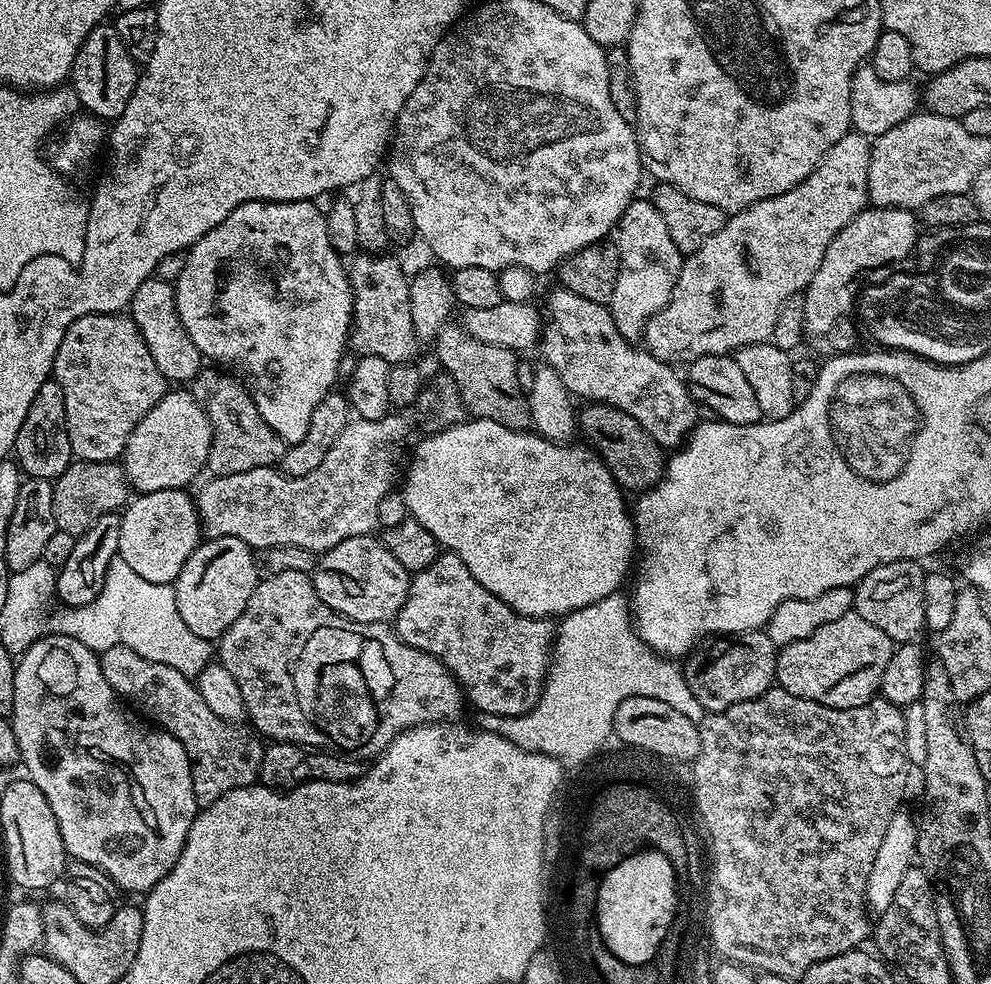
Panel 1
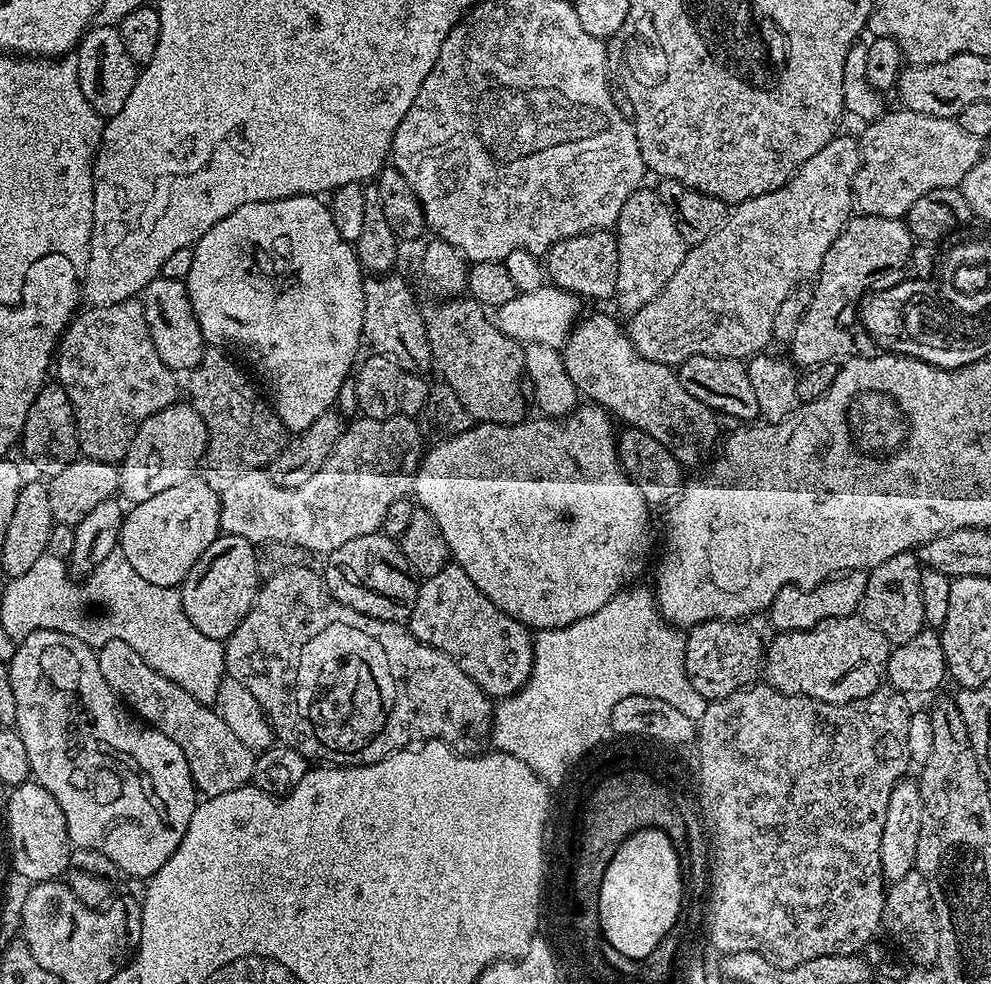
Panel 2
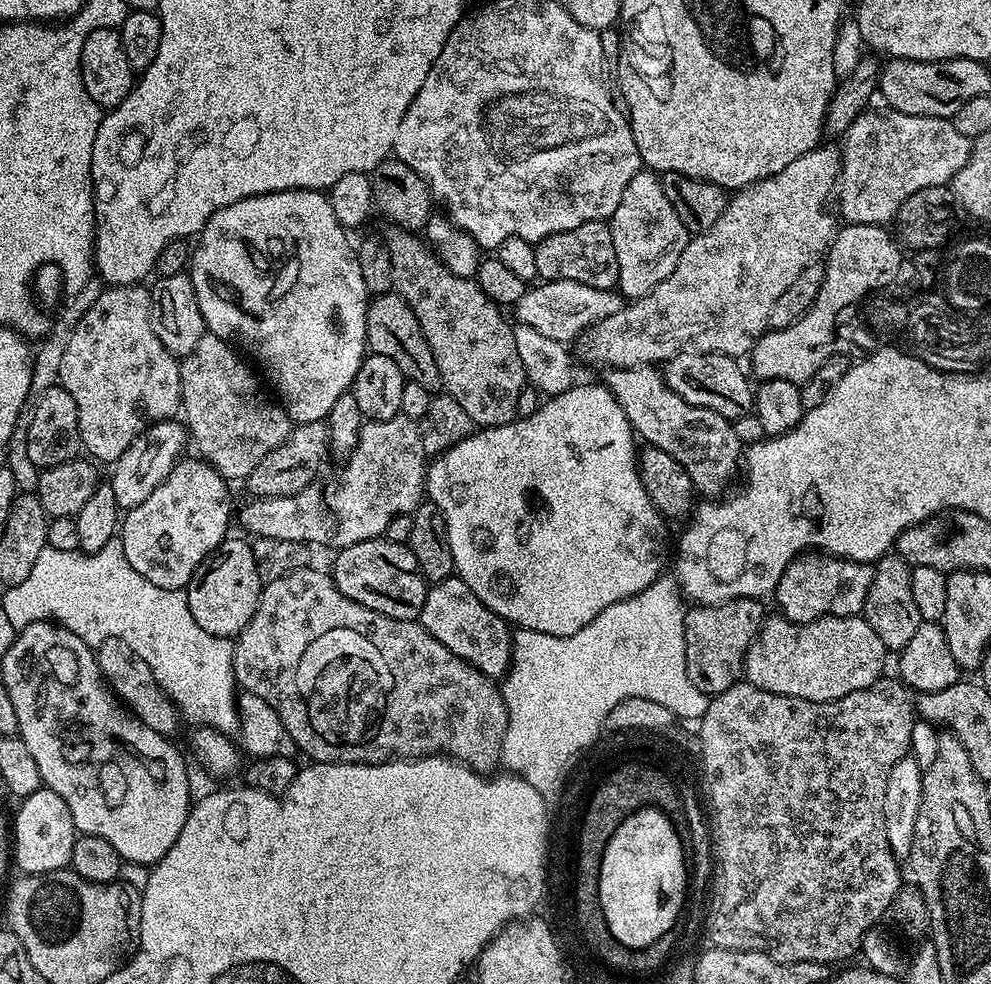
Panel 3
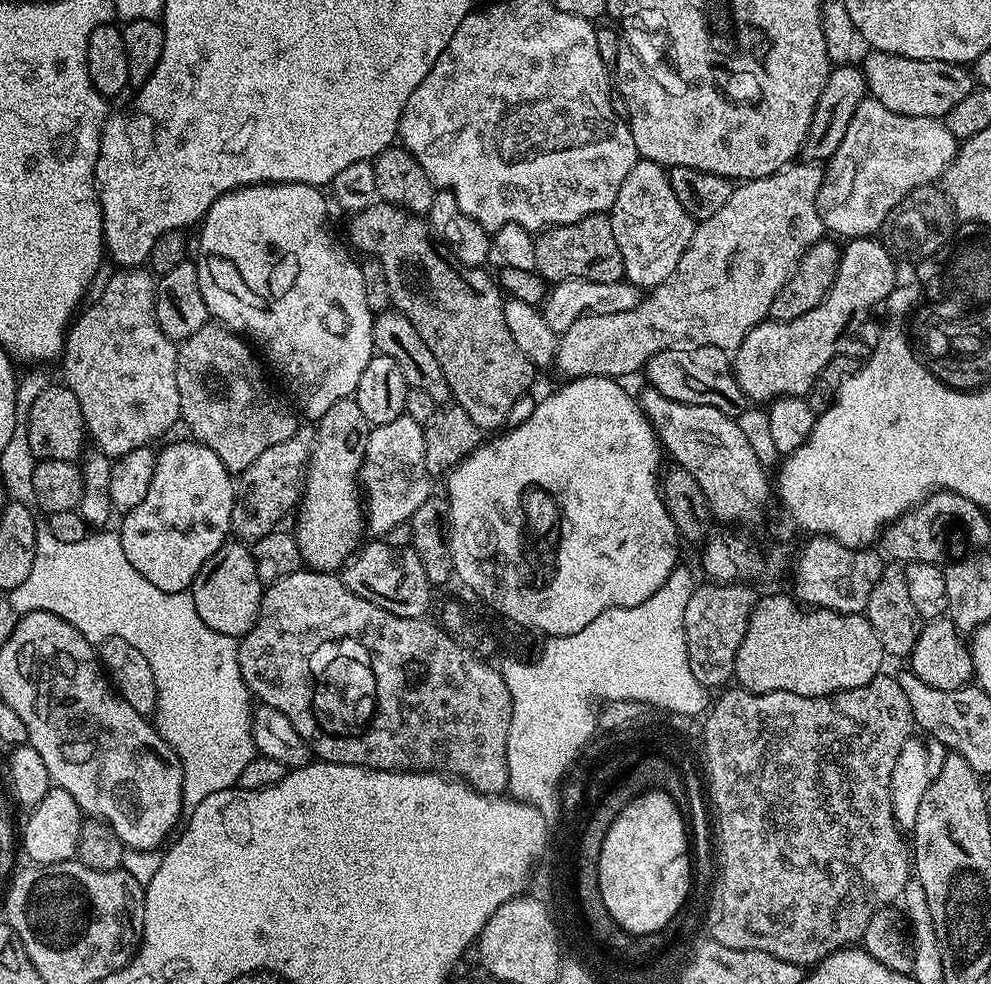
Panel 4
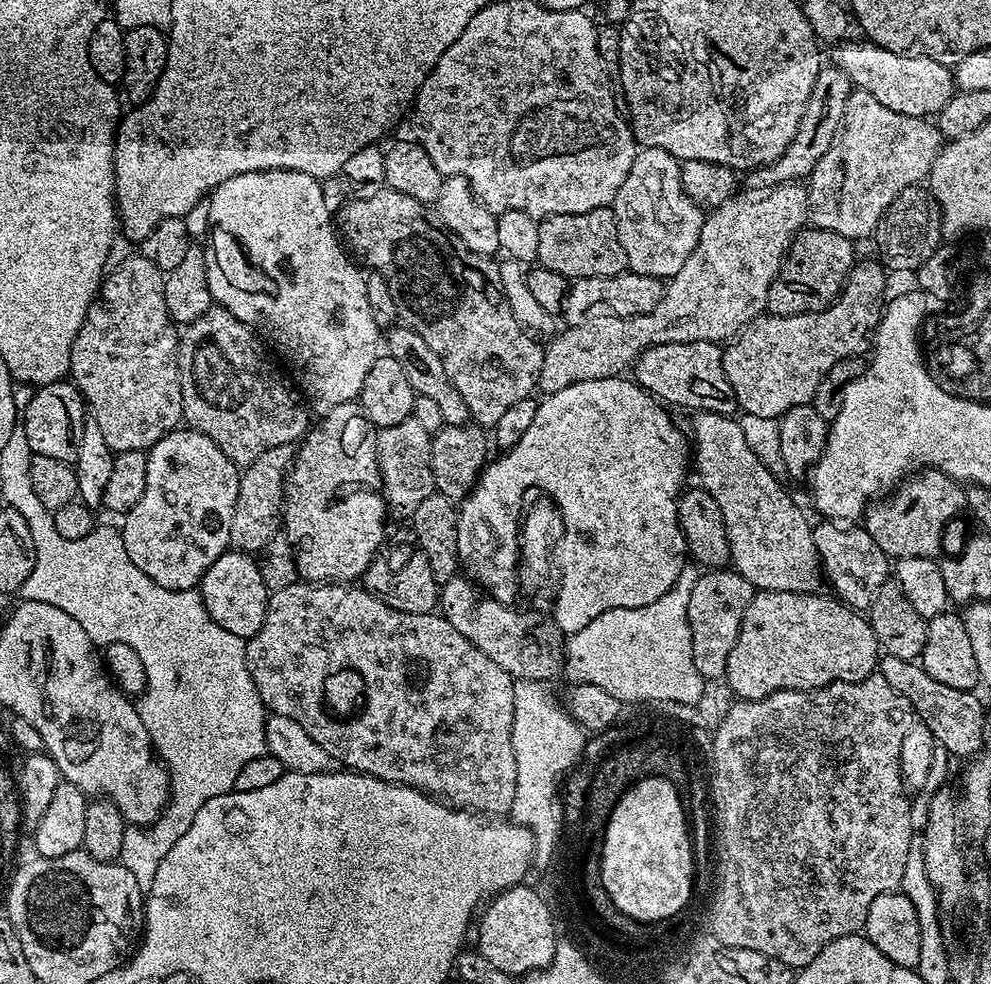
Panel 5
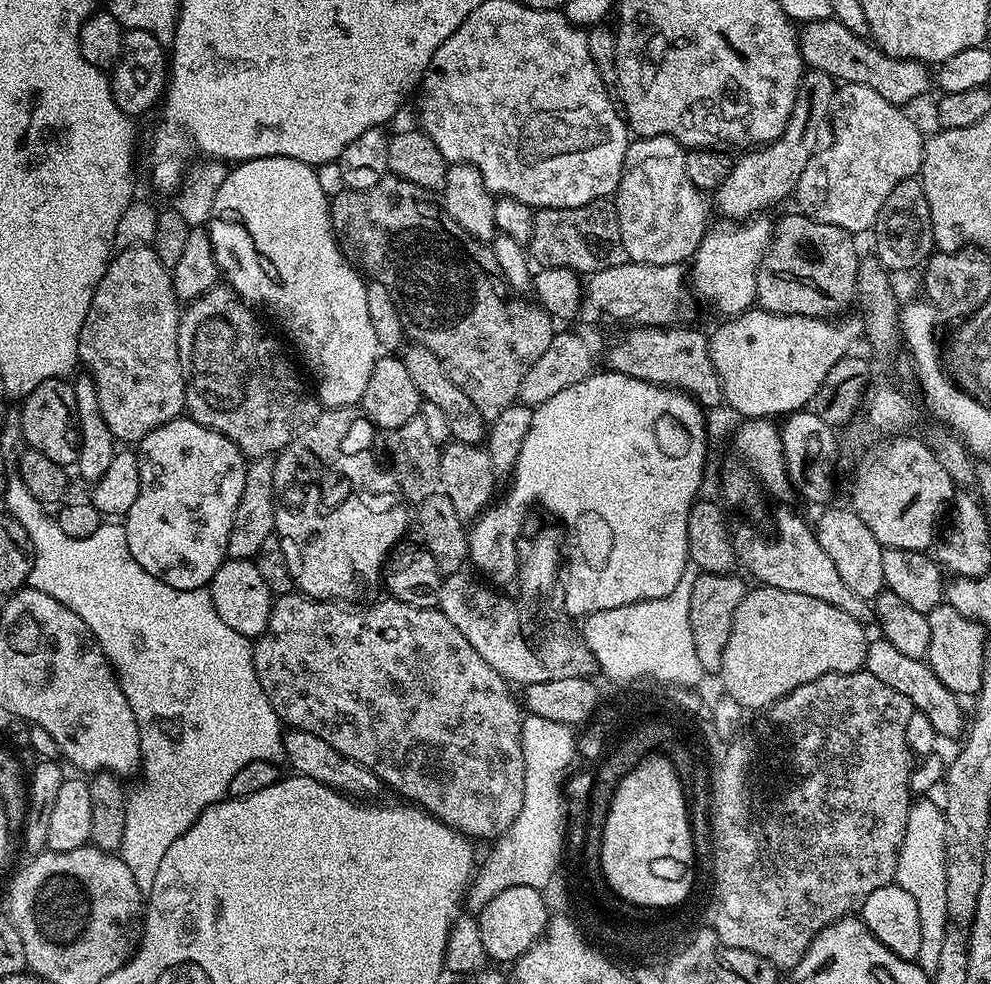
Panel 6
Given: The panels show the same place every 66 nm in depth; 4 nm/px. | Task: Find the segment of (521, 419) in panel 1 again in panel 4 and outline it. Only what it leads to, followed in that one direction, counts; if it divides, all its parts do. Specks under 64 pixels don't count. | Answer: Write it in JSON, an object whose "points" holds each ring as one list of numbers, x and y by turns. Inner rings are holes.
{"points":[[369,203,355,213,348,224,351,247,357,253,376,260,386,270,386,282,390,282,391,307,401,312,413,323,434,357,442,366,449,383,451,399,474,420,481,430,496,428,507,421,510,406,529,391,534,365,528,360,511,337,504,313,505,297,495,279,487,276,483,267,461,264,452,252,434,235,429,221,423,215,408,212,395,204]]}

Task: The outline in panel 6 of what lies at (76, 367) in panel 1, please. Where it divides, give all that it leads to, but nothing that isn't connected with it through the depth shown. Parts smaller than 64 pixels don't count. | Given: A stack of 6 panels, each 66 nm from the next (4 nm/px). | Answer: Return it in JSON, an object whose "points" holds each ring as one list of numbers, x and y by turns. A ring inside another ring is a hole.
{"points":[[147,243,122,249,108,261,108,269,102,282,96,287,86,322,82,322,82,334,78,342,79,363,85,364,98,390,98,406,110,434,118,442,132,446,150,430,158,430,166,422,177,419,185,411,184,371,180,365,178,330,182,315,181,301,176,298,172,274]]}

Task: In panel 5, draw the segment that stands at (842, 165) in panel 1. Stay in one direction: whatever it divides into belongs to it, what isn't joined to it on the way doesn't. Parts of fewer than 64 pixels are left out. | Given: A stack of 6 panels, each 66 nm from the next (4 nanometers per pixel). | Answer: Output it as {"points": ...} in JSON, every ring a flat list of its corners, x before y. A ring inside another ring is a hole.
{"points":[[793,182,791,184,776,184,772,188,753,188,749,187,748,192,744,190,737,191,736,195,731,196,726,202,722,202,722,206,711,209,704,217,704,225,700,231,698,238,698,246,694,246,694,250,690,250,690,258,686,258,686,263,682,266,682,270,678,270,678,274,674,274,667,281,666,291,661,295,660,300,654,306,652,312,647,312,645,316,614,316,611,314,592,314,581,324,573,324,565,327,565,332,557,331,555,335,547,341,544,349,544,357,542,358,542,366,538,377,538,388,541,393,551,394,558,390,566,390,566,386,574,386,578,382,590,382,598,378,610,378,611,376,619,376,627,373,635,365,636,360,645,350,653,348,656,344,665,344,666,342,682,342,689,344,690,342,728,342,735,337,736,333,741,332,743,328,755,320,767,309,768,295,770,294,770,286,774,282,774,278,780,273,780,268,784,264,784,257,787,256,792,244,796,241,796,235,804,231,809,223,808,218,808,189,803,183]]}

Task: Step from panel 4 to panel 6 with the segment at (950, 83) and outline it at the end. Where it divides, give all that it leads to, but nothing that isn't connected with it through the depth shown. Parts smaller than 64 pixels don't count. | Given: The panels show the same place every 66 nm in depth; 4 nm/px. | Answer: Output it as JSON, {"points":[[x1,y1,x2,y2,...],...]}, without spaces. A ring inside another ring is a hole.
{"points":[[834,18,803,25,799,29,798,39,802,58,811,71,824,72,836,82,870,86,891,104,908,106,911,100,933,91,934,76,929,65,921,64,919,60,899,60,887,56,871,39,846,30,846,26]]}

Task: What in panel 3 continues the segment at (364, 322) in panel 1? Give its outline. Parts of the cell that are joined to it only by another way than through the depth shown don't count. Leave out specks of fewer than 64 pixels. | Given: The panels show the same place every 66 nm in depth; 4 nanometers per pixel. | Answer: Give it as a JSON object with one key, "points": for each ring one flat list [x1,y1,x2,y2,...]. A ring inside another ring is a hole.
{"points":[[395,292,375,297,367,310,367,349,377,356,389,357,397,363,407,381,412,380,424,386,428,391,441,389,440,371,434,360,433,351,422,334,421,326,405,300]]}

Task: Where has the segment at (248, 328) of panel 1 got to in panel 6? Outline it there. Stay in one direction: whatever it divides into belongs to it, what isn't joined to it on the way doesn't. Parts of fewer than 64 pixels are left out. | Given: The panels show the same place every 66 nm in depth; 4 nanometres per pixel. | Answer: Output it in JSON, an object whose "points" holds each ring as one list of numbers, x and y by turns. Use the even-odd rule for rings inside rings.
{"points":[[281,156,242,160,233,168,236,169,233,172,231,169,222,186,218,186,212,214,206,221,221,277,245,304,265,304,272,311,273,318,292,339,295,355,304,359,316,383,314,395,325,409,359,405,382,349,370,322,370,309,366,306,368,284,336,243,336,235,332,233,330,196,324,193,324,184,316,173,319,171,306,162]]}

